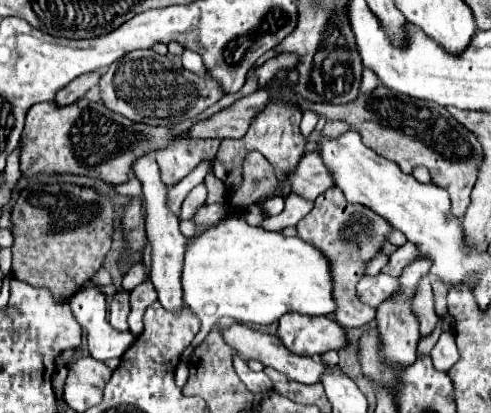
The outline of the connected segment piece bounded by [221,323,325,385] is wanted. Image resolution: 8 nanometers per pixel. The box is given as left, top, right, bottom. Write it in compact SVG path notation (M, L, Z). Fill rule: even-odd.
M233 323L233 325L225 327L225 329L221 329L221 335L223 335L225 343L227 343L231 349L235 349L237 355L239 355L241 359L245 359L245 361L255 359L255 361L263 363L265 367L273 367L273 369L285 373L289 379L295 379L295 381L305 383L305 385L311 385L311 383L315 383L315 381L321 381L321 373L325 371L323 363L321 363L319 359L315 361L313 357L303 357L303 355L291 353L291 351L281 343L281 339L275 337L275 335L267 335L267 333L263 333L263 331L251 329L251 327L241 325L241 323Z

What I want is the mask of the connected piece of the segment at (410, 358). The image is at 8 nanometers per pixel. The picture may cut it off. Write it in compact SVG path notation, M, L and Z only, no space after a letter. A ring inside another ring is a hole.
M417 255L399 275L399 289L385 299L379 307L377 307L377 327L379 327L379 335L381 335L381 355L385 357L387 363L399 363L399 365L411 365L415 361L415 351L417 351L417 343L419 343L419 319L413 311L413 299L419 287L419 281L429 275L431 269L431 259L429 257L421 257Z

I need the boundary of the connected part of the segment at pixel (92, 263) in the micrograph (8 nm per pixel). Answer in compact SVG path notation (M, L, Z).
M29 183L11 209L13 265L11 275L45 287L57 301L73 297L99 271L115 229L115 203L95 187L77 183Z

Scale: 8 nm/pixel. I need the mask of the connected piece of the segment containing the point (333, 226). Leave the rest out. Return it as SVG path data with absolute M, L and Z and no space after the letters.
M331 187L325 193L321 193L315 199L311 213L307 213L297 223L297 237L317 247L329 259L333 295L337 303L335 317L341 325L361 327L376 316L376 309L365 305L357 297L356 285L359 277L365 273L367 263L381 251L381 245L387 241L387 235L391 231L393 227L387 219L363 205L349 203L339 187Z

